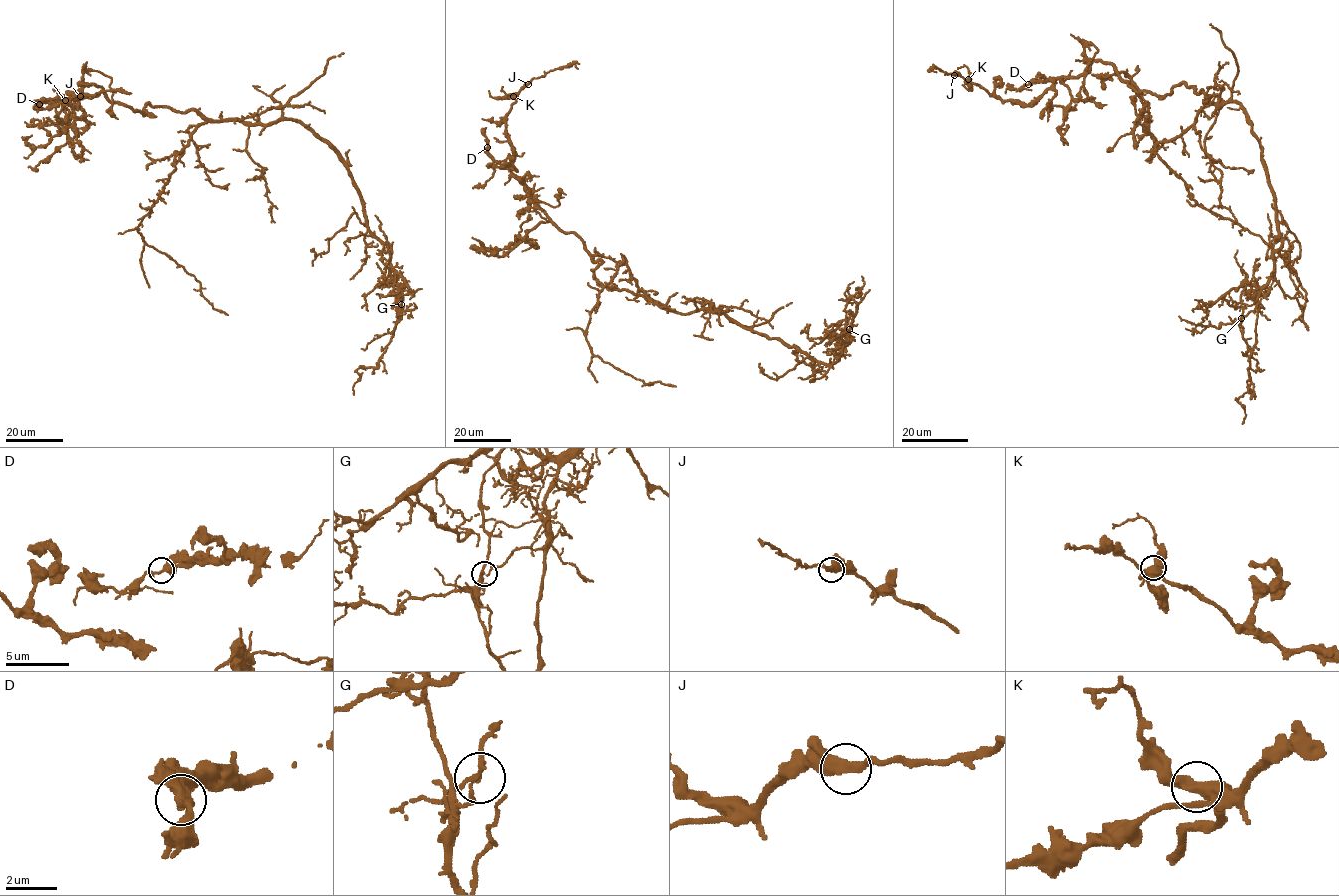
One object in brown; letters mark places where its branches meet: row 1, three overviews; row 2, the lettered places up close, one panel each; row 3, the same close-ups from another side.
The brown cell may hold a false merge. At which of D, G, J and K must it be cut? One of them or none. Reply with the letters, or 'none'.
G

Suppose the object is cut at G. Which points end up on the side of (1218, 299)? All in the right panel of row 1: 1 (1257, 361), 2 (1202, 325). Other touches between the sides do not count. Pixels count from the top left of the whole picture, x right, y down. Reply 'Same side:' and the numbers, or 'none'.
Same side: none

